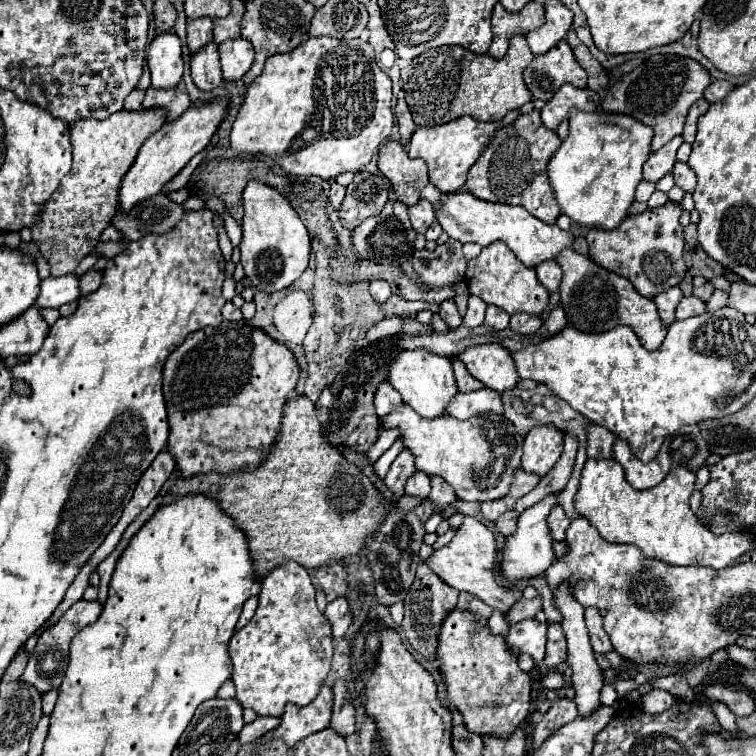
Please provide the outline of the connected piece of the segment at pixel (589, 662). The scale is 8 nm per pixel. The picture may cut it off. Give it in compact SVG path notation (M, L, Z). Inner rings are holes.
M560 585L560 589L554 593L554 603L556 607L560 609L560 613L564 615L564 621L560 623L564 633L566 633L566 641L568 641L568 663L570 663L570 681L572 681L572 687L576 689L576 705L578 705L578 713L580 715L588 715L588 713L594 713L598 707L600 707L600 689L604 685L604 677L602 677L602 671L594 659L594 651L590 647L590 641L588 641L588 629L584 625L584 607L580 607L572 595L572 589L568 585Z

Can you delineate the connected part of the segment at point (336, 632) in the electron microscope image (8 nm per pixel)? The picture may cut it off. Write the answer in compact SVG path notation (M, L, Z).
M338 597L336 601L328 603L328 607L326 607L326 611L324 611L324 617L326 617L328 623L330 623L330 629L332 629L334 639L342 637L342 635L346 633L346 629L350 627L350 623L352 623L348 601L346 601L344 597Z

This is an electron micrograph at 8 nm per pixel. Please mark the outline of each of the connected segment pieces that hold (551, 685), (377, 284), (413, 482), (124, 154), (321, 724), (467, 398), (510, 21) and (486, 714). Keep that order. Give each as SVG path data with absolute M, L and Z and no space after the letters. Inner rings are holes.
M554 669L548 671L546 677L542 677L542 685L544 685L546 689L554 689L554 691L556 691L556 689L562 689L564 683L566 683L566 681L564 681L564 675L562 675L560 671L554 671Z
M372 281L370 283L370 295L372 295L372 299L376 299L378 303L384 303L390 295L392 295L392 291L390 291L390 285L386 283L386 281Z
M418 471L418 473L414 473L412 477L408 477L404 489L406 489L406 495L428 497L428 493L430 493L430 477Z
M164 109L116 111L108 119L80 119L70 127L74 165L60 187L44 203L42 215L30 227L32 241L48 259L54 277L74 273L78 263L90 255L100 239L100 233L112 223L118 211L118 193L124 175L132 167L142 143L156 133L166 121Z
M322 685L320 693L316 695L316 699L310 705L286 705L286 713L280 717L280 727L276 727L274 731L268 731L264 737L260 739L274 739L274 737L282 737L286 739L288 745L294 745L296 741L318 733L322 729L326 729L330 725L330 717L332 717L332 687Z
M480 389L480 391L468 391L468 393L456 393L452 403L448 403L448 415L456 419L470 419L478 413L502 413L502 401L500 393L492 389Z
M540 1L528 3L518 13L508 13L500 3L496 3L492 13L492 33L494 41L490 45L490 55L494 59L502 59L508 49L508 41L514 35L526 35L532 29L544 25L544 5Z
M454 609L444 619L440 639L438 639L438 663L440 663L442 679L446 683L448 701L454 703L454 707L462 713L464 725L468 731L506 739L516 731L516 727L520 727L526 721L530 713L530 693L532 693L530 677L518 667L518 657L510 653L504 637L492 635L488 627L478 625L472 613L462 613Z

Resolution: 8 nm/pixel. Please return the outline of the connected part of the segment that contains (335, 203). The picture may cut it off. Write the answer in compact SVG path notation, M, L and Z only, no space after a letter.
M332 183L328 201L330 201L330 205L332 205L334 209L340 207L340 203L342 203L342 199L344 199L344 193L346 193L346 187L342 187L342 185L338 185L338 183Z

